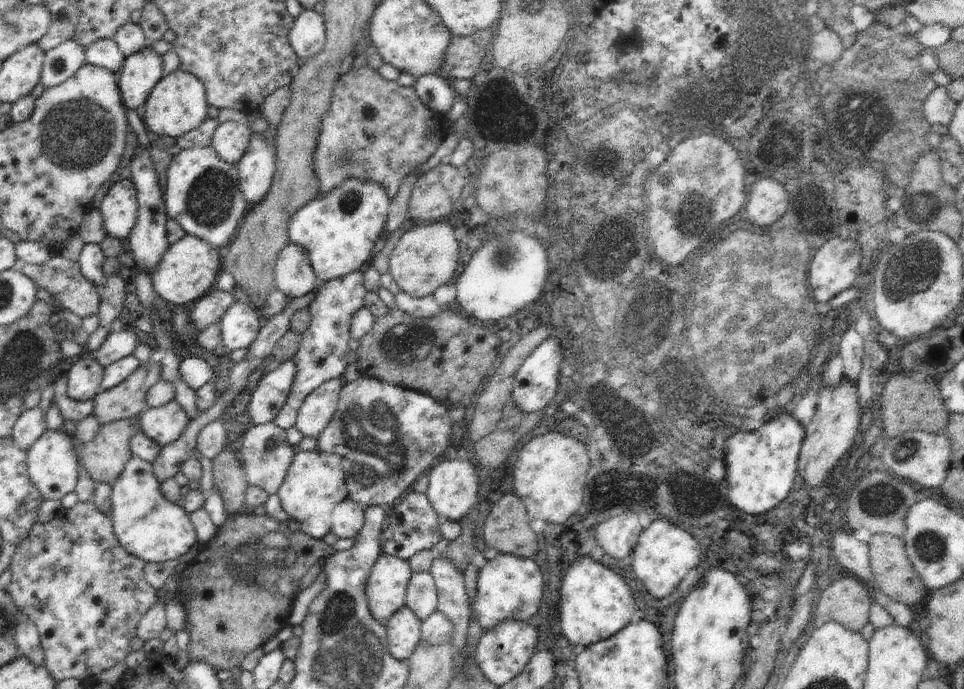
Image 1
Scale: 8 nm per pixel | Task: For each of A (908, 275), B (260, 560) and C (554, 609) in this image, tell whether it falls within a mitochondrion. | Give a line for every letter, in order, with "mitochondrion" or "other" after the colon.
A: mitochondrion
B: mitochondrion
C: other

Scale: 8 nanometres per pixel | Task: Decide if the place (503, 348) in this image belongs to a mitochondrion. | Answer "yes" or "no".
no

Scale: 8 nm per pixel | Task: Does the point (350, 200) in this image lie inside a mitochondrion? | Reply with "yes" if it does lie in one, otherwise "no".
yes

